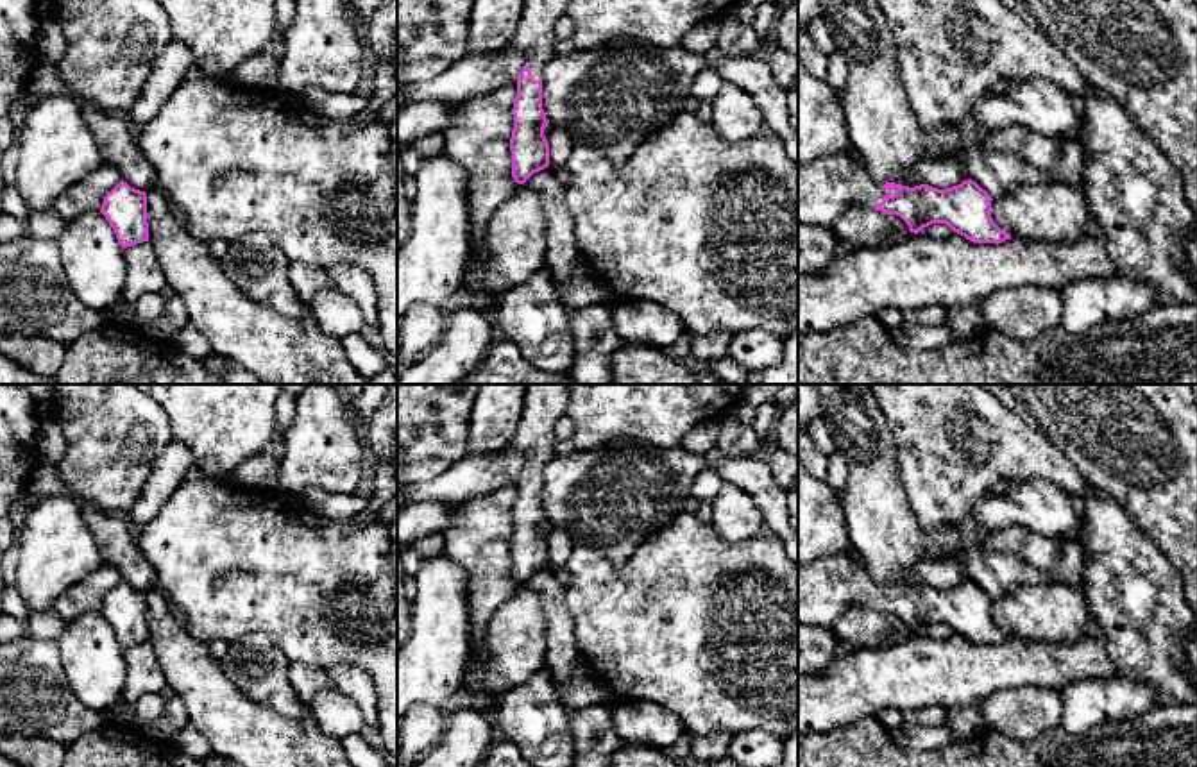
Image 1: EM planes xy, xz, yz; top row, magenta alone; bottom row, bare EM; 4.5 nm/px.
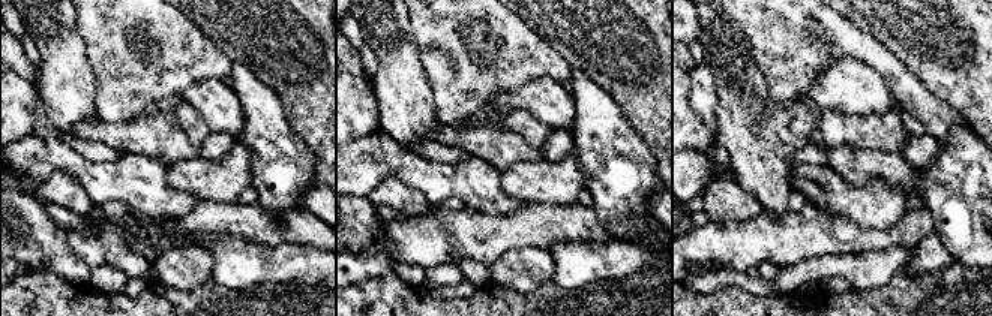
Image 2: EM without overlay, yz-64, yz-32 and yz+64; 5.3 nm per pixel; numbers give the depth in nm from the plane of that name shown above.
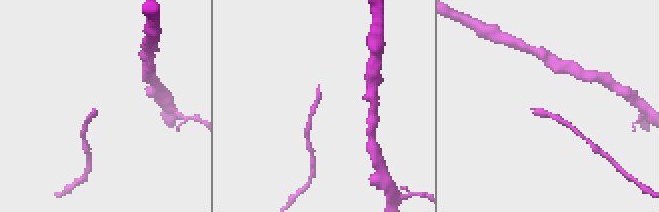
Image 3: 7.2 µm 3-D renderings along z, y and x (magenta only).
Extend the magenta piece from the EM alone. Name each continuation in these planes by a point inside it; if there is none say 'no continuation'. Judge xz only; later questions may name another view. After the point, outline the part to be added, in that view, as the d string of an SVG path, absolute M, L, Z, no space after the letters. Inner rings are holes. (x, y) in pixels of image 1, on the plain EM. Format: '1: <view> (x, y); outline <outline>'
1: xz (544, 404); outline M524 384L522 415L512 440L524 451L533 481L542 481L544 465L555 456L555 426L567 413L565 384Z

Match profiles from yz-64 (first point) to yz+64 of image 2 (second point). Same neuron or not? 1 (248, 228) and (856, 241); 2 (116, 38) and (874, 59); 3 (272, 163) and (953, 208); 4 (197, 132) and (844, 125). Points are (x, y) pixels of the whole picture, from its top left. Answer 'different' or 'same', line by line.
1: same
2: same
3: same
4: same

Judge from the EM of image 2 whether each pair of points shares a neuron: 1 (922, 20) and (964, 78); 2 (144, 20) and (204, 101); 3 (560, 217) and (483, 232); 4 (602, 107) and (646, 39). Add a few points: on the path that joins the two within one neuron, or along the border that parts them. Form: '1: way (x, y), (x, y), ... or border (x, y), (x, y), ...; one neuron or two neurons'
1: way (937, 35), (964, 63); one neuron
2: border (222, 80), (204, 77), (162, 102); two neurons
3: way (541, 226), (503, 232); one neuron
4: border (583, 72), (614, 99), (629, 125); two neurons

